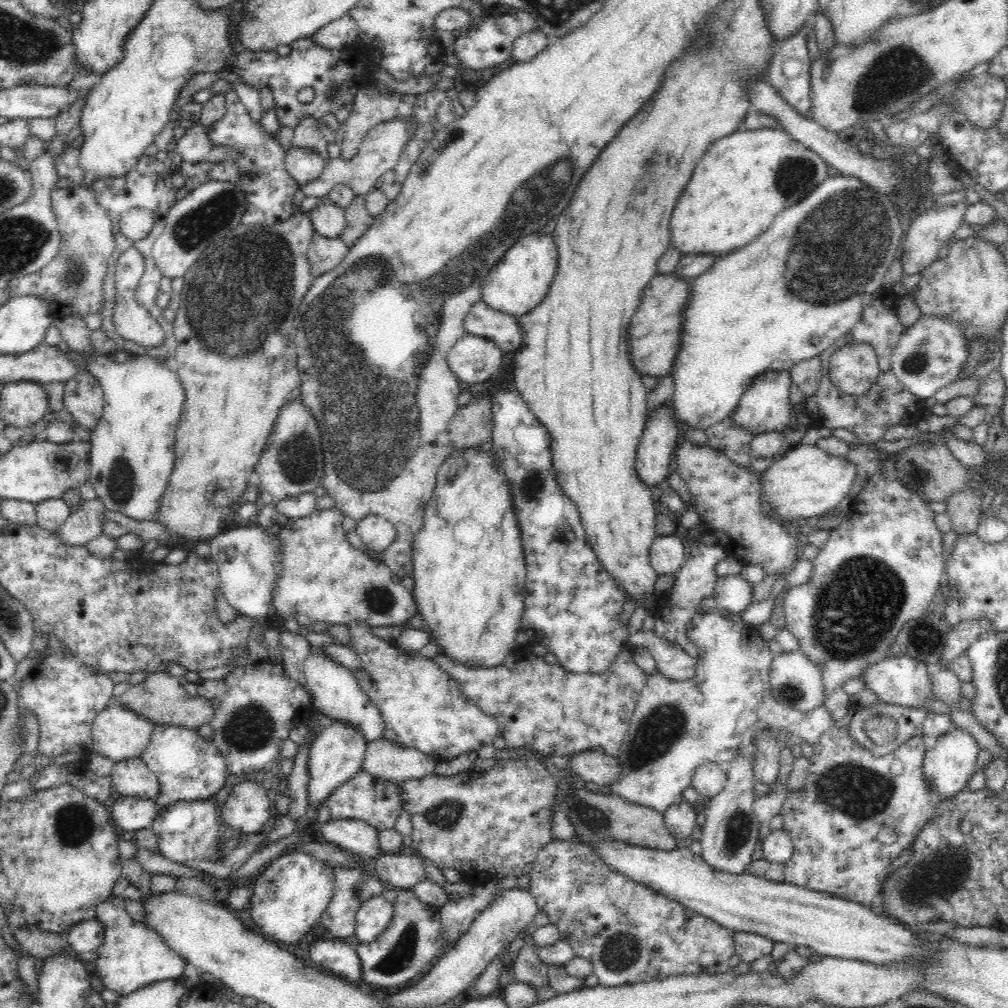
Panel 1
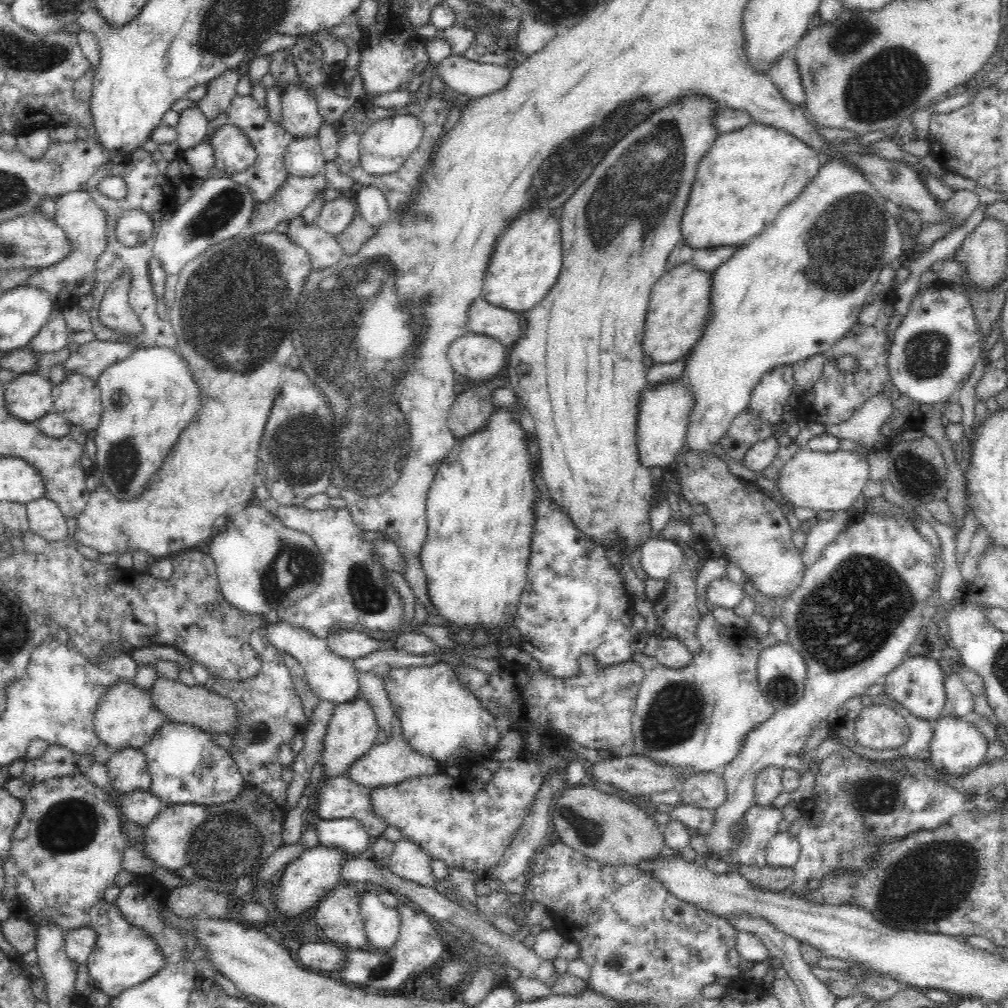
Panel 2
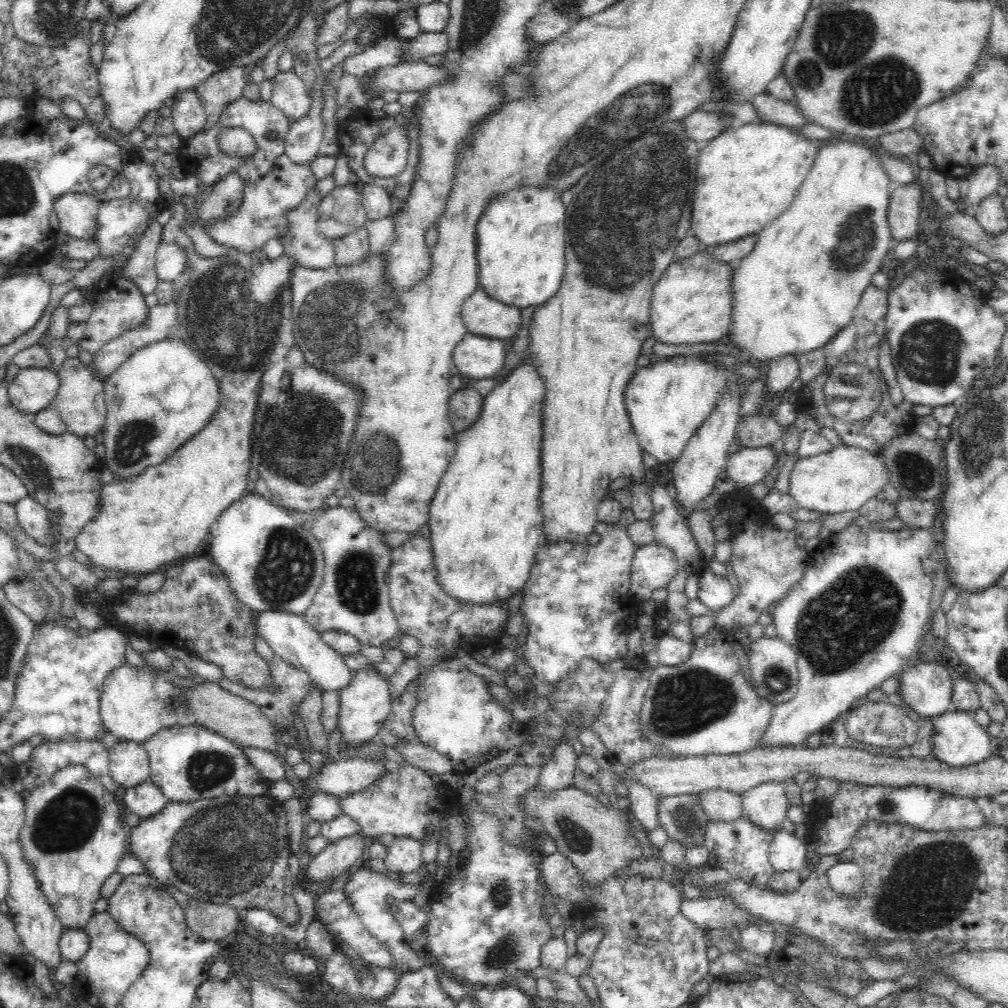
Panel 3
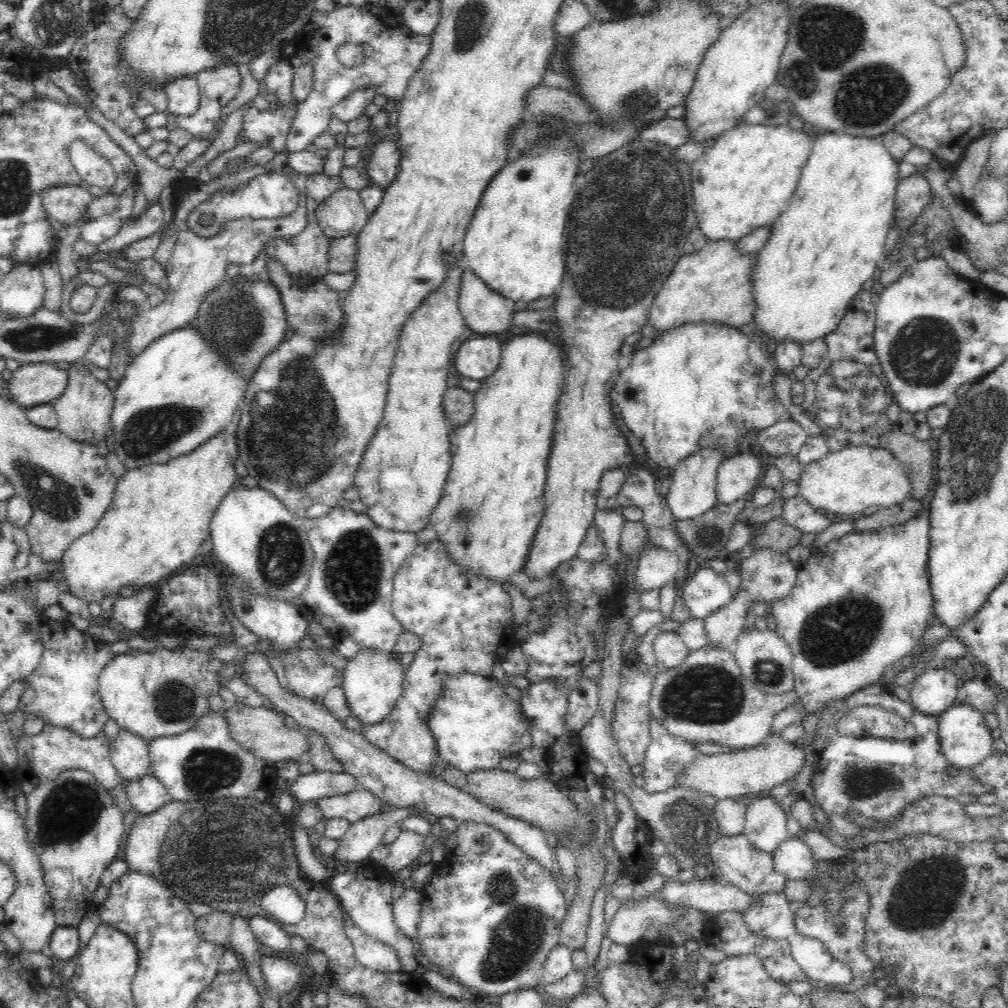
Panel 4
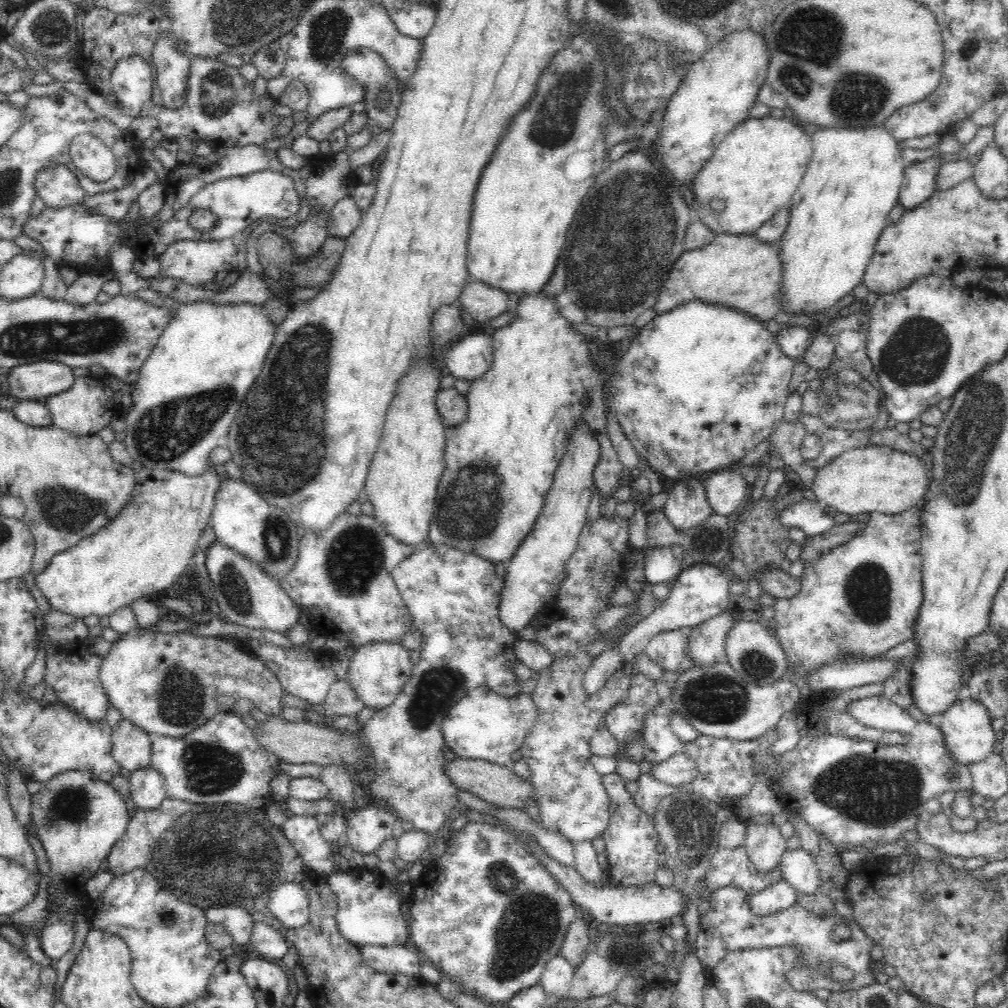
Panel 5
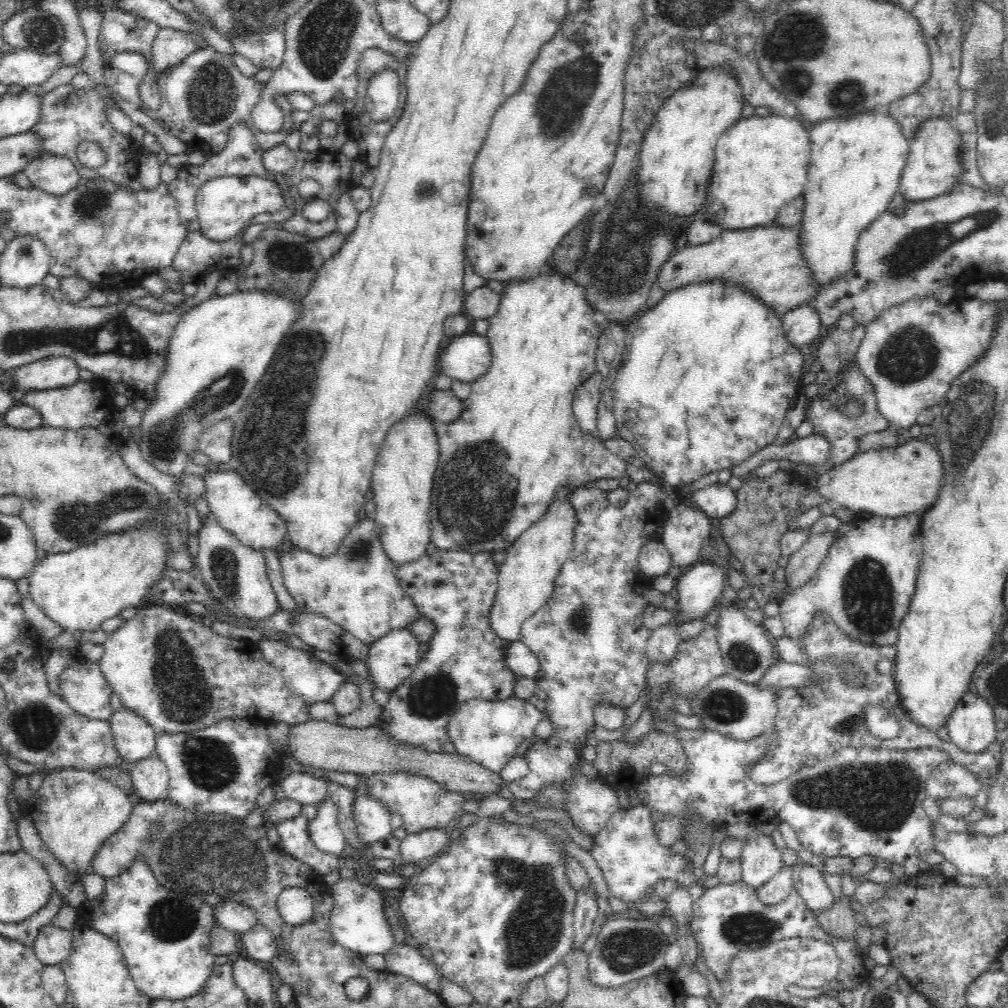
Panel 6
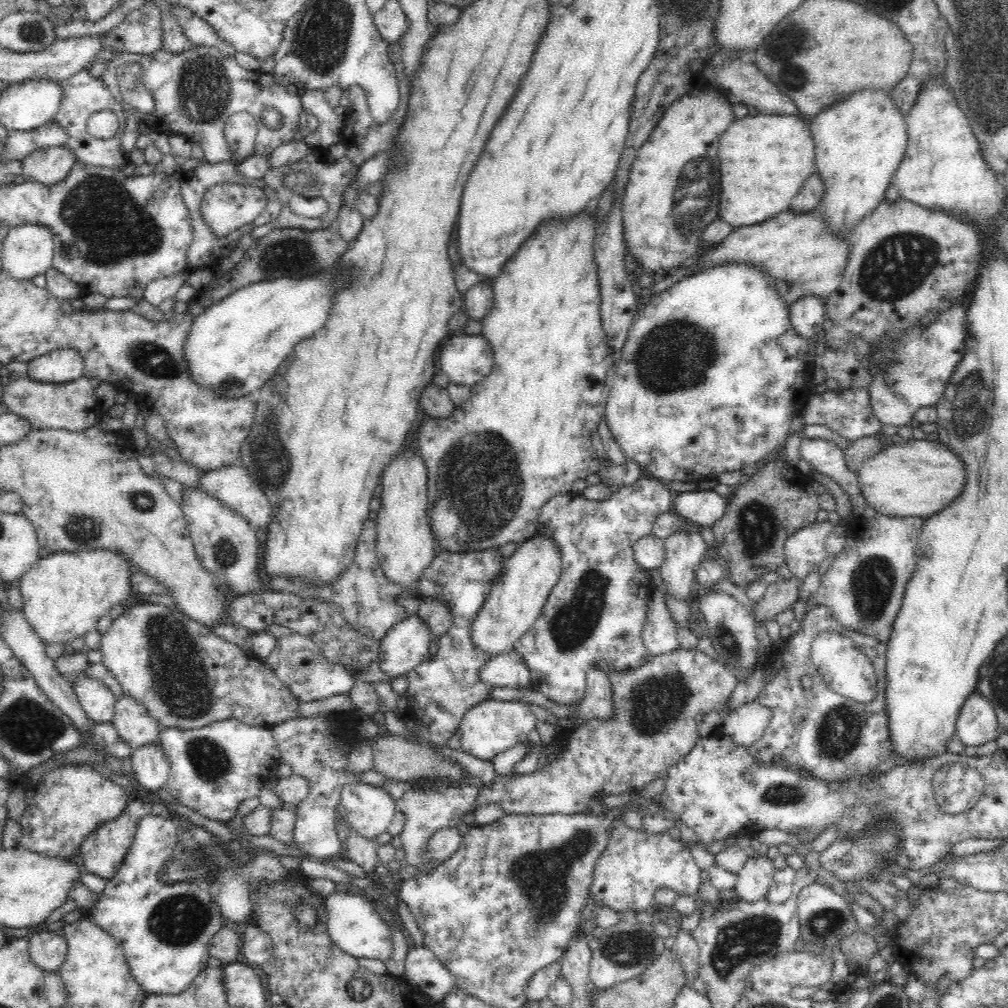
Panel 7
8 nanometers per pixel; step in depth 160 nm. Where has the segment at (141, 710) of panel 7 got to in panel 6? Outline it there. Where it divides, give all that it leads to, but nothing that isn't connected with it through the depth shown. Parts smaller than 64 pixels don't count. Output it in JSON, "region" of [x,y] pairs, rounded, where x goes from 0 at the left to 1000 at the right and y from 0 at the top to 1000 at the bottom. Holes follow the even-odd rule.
{"region":[[[121,700],[117,704],[112,705],[107,715],[110,720],[110,727],[112,728],[115,744],[125,755],[125,760],[137,756],[137,754],[143,754],[143,752],[147,752],[147,750],[151,750],[151,747],[154,745],[154,732],[156,728],[145,714]]]}

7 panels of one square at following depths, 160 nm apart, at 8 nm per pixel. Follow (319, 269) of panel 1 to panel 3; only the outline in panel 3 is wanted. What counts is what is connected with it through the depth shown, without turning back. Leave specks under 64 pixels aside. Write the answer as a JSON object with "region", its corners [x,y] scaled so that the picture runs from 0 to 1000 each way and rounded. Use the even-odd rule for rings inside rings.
{"region":[[[312,187],[304,190],[302,198],[290,208],[288,228],[278,237],[282,253],[290,255],[296,265],[322,267],[331,261],[330,242],[314,226],[315,203],[319,194]]]}

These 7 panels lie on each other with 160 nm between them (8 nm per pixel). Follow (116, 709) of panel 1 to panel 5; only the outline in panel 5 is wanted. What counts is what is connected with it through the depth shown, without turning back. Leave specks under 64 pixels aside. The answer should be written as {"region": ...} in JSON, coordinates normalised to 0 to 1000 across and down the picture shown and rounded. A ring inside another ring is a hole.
{"region":[[[156,618],[146,623],[137,622],[130,627],[120,629],[101,653],[98,672],[109,699],[115,701],[121,712],[130,714],[135,720],[157,729],[177,731],[194,724],[204,718],[210,710],[218,707],[230,707],[238,695],[250,697],[252,702],[266,710],[279,710],[283,702],[281,689],[285,688],[279,680],[278,672],[268,665],[268,661],[254,652],[247,638],[239,635],[234,640],[224,633],[194,631],[187,625],[180,627],[161,627]]]}

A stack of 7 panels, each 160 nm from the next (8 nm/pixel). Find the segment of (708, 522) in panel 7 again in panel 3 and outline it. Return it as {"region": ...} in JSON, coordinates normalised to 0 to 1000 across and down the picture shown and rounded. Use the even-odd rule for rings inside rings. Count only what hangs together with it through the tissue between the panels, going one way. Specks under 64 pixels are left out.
{"region":[[[740,444],[722,452],[719,458],[720,474],[724,474],[728,478],[728,484],[745,483],[747,480],[754,478],[764,465],[771,458],[771,451],[767,444]]]}

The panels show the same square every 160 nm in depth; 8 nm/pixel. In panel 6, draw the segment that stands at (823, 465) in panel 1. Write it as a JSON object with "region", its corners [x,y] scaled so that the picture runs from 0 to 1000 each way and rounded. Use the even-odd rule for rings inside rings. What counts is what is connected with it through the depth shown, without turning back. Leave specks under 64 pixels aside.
{"region":[[[912,434],[901,438],[894,437],[889,443],[849,449],[839,458],[825,463],[811,473],[808,485],[816,492],[818,497],[846,506],[851,512],[858,507],[881,514],[889,514],[903,509],[916,511],[930,495],[936,479],[937,465],[934,448],[919,436]]]}

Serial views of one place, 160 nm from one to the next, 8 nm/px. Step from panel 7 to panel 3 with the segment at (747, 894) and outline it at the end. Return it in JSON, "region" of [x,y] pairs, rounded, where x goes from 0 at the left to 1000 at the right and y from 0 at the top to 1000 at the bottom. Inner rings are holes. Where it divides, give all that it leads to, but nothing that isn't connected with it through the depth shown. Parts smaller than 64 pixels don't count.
{"region":[[[775,776],[753,778],[736,788],[735,810],[762,826],[776,823],[777,813],[783,803],[779,779]]]}

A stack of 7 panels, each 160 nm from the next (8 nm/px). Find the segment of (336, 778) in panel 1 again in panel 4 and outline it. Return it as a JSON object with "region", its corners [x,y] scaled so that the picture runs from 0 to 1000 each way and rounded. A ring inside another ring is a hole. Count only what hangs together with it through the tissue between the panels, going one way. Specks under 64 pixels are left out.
{"region":[[[359,643],[353,650],[345,654],[340,665],[338,682],[343,688],[345,701],[349,709],[360,716],[373,718],[391,703],[399,688],[403,663],[398,658],[397,649],[393,647],[377,647],[372,643]]]}

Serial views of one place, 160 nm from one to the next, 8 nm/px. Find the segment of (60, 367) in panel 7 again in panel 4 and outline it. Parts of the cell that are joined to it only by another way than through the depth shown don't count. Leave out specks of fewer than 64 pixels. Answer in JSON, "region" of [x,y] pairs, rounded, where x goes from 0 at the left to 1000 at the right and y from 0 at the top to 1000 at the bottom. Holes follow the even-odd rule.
{"region":[[[38,359],[20,362],[17,367],[11,369],[11,375],[6,380],[9,383],[10,395],[23,404],[30,404],[50,400],[59,394],[67,381],[67,374],[67,369],[60,367],[56,361]]]}

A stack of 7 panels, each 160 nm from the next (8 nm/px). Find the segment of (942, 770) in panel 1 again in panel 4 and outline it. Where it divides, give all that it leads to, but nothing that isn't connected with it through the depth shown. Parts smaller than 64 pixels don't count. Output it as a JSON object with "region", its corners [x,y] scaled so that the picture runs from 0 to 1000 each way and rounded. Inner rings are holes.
{"region":[[[947,698],[935,706],[931,712],[932,731],[938,752],[948,762],[964,762],[972,758],[984,748],[985,741],[983,723],[976,716],[976,708],[961,699]]]}

